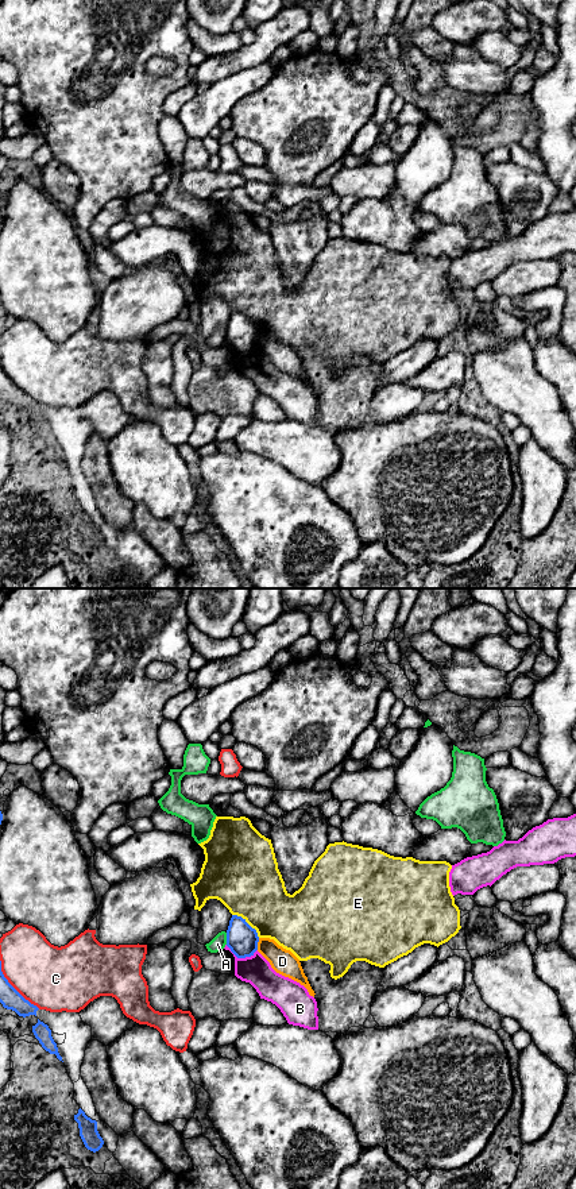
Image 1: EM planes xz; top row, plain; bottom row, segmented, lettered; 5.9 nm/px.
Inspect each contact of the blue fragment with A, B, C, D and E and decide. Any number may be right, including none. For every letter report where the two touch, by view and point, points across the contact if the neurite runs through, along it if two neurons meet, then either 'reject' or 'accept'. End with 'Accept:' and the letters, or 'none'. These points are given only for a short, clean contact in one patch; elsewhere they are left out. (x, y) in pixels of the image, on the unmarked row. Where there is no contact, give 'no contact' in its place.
A: xz (227, 334) | reject
B: xz (242, 352) | reject
C: xz (12, 382) | reject
D: xz (256, 339) | along xz (259, 334), (256, 344) | reject
E: xz (246, 317) | reject
Accept: none

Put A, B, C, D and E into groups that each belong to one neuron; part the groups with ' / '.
A / B / C / D / E

